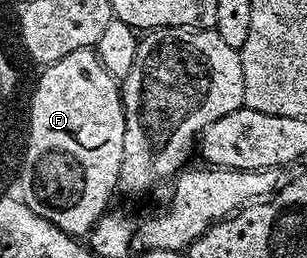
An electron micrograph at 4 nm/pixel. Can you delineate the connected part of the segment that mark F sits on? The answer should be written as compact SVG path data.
M91 48L69 52L69 56L61 56L61 60L44 65L42 70L31 98L31 135L23 154L18 193L37 216L49 220L58 230L81 238L90 235L97 219L108 213L111 197L117 194L125 148L123 91Z

